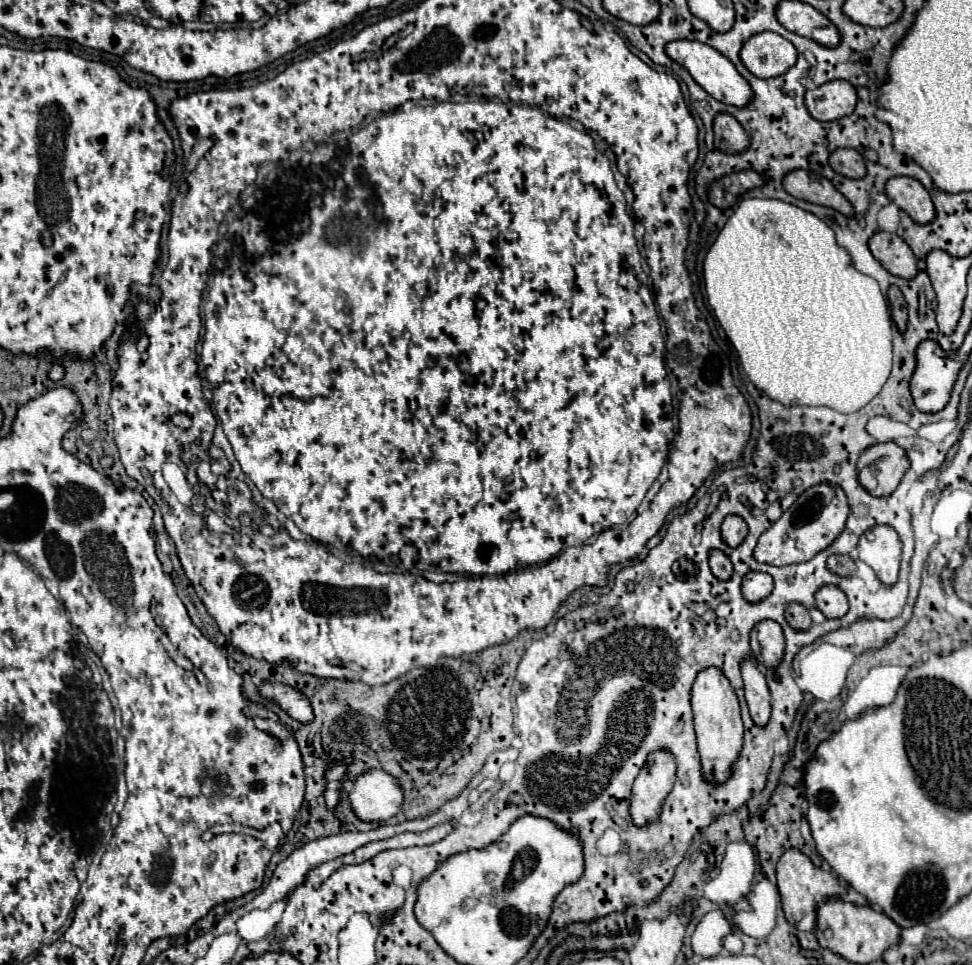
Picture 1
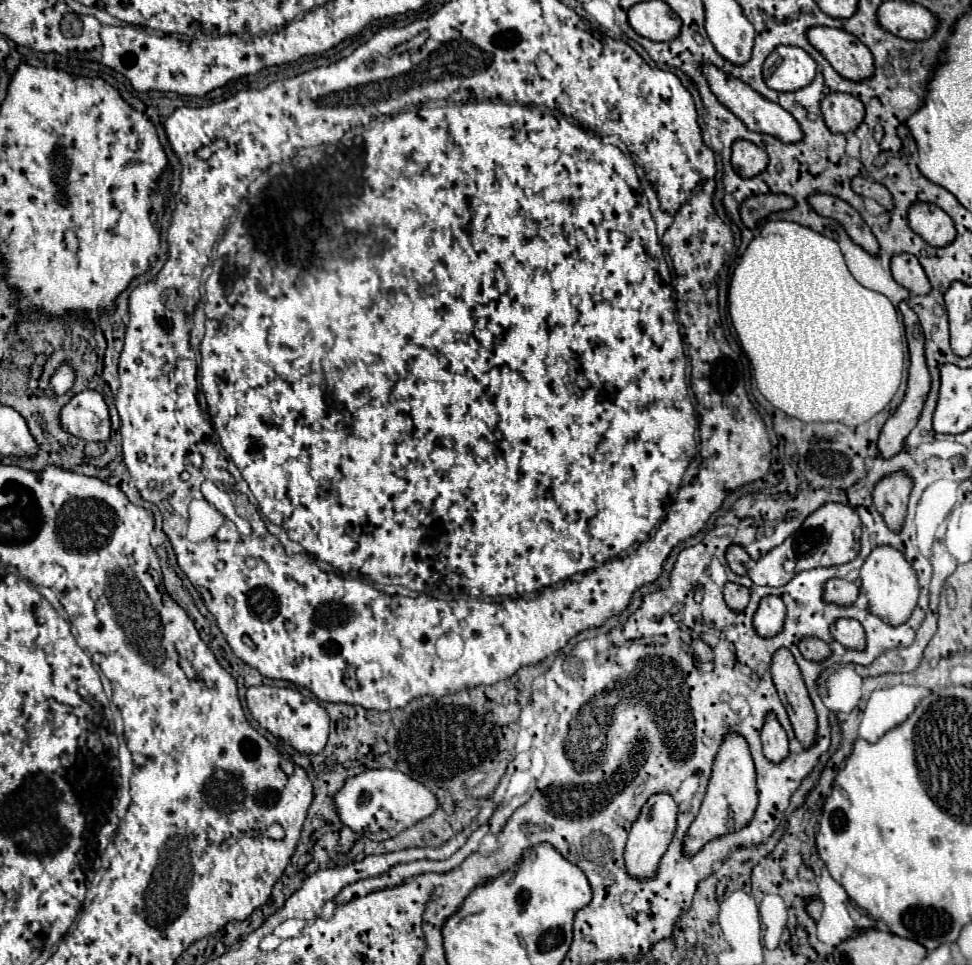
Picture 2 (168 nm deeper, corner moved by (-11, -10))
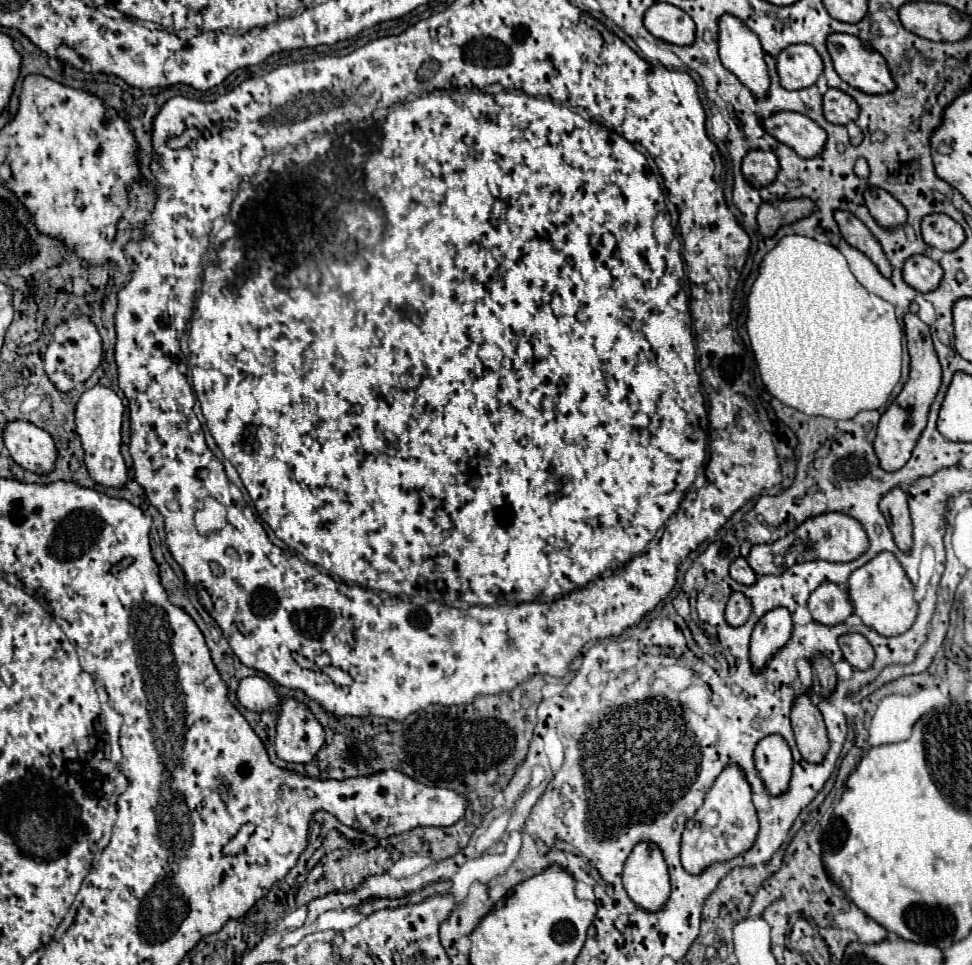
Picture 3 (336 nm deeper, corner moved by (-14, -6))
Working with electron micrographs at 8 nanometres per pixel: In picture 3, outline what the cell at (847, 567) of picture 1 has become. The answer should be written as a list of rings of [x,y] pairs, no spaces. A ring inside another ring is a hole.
[[[835,583],[819,585],[811,593],[807,601],[807,609],[811,611],[811,617],[815,623],[821,623],[827,627],[845,623],[845,619],[853,613],[847,591],[841,591]]]

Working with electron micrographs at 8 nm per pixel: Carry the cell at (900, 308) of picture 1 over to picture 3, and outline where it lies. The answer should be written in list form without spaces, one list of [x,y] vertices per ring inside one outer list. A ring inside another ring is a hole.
[[[907,313],[903,317],[903,323],[905,323],[907,349],[911,355],[911,373],[909,373],[909,381],[903,385],[901,393],[881,415],[879,425],[877,425],[877,437],[875,437],[875,453],[885,471],[897,471],[907,463],[907,459],[911,459],[913,447],[919,441],[919,435],[923,433],[923,427],[927,425],[929,407],[941,387],[941,365],[939,365],[935,349],[933,349],[929,327],[915,313]]]

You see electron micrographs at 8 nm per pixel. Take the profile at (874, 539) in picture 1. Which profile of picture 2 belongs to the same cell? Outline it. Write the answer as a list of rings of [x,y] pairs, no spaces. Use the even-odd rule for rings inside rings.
[[[894,547],[872,549],[872,553],[868,555],[868,559],[864,561],[864,565],[860,569],[860,581],[862,581],[860,589],[866,593],[870,611],[874,615],[886,619],[892,625],[900,625],[900,623],[908,621],[912,609],[916,607],[920,589],[918,589],[916,571],[912,571],[912,565],[904,559],[904,555],[900,551],[896,551]]]

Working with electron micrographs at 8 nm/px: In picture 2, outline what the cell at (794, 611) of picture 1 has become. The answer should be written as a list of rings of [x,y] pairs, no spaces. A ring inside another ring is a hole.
[[[804,637],[798,643],[798,649],[810,661],[822,661],[822,659],[826,659],[830,655],[828,643],[822,641],[822,639],[818,639],[818,637]]]

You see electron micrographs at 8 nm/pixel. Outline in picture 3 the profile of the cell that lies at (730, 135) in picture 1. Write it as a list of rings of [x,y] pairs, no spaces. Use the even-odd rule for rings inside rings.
[[[749,151],[743,159],[743,175],[753,187],[767,187],[775,181],[779,159],[771,151]]]

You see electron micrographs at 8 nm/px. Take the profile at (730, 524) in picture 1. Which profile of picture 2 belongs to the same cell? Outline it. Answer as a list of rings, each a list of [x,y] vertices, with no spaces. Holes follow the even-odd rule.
[[[732,543],[728,549],[726,549],[726,561],[730,565],[730,569],[738,575],[746,575],[748,571],[748,563],[750,563],[750,555],[746,553],[746,549],[738,543]]]

